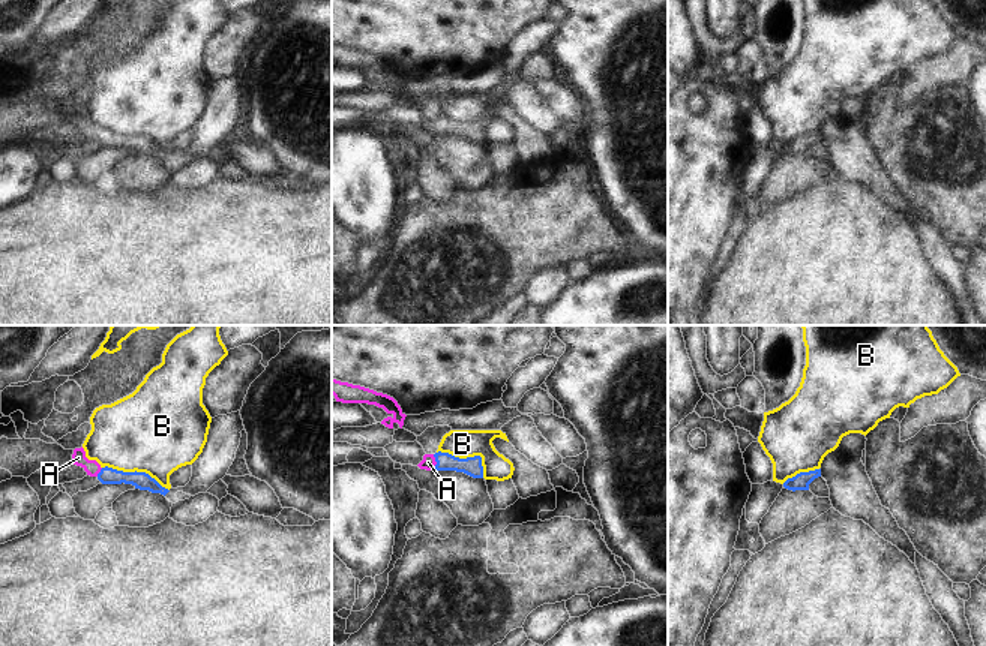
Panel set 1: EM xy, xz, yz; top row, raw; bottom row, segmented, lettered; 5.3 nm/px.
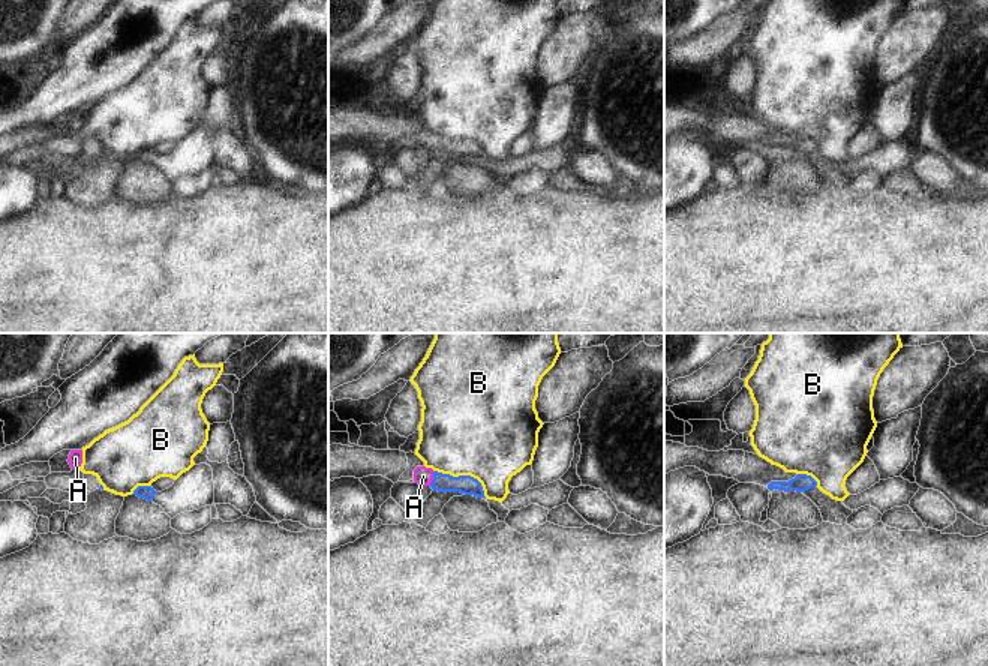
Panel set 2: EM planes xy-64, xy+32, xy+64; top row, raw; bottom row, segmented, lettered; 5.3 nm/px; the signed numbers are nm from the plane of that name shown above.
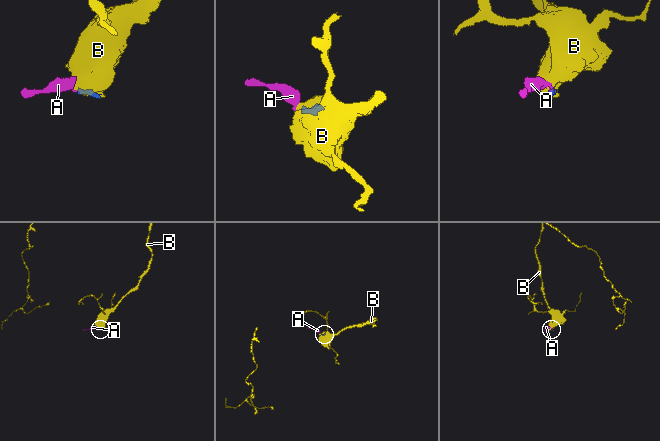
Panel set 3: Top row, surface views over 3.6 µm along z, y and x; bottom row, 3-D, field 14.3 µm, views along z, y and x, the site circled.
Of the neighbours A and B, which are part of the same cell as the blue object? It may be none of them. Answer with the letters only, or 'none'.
A

